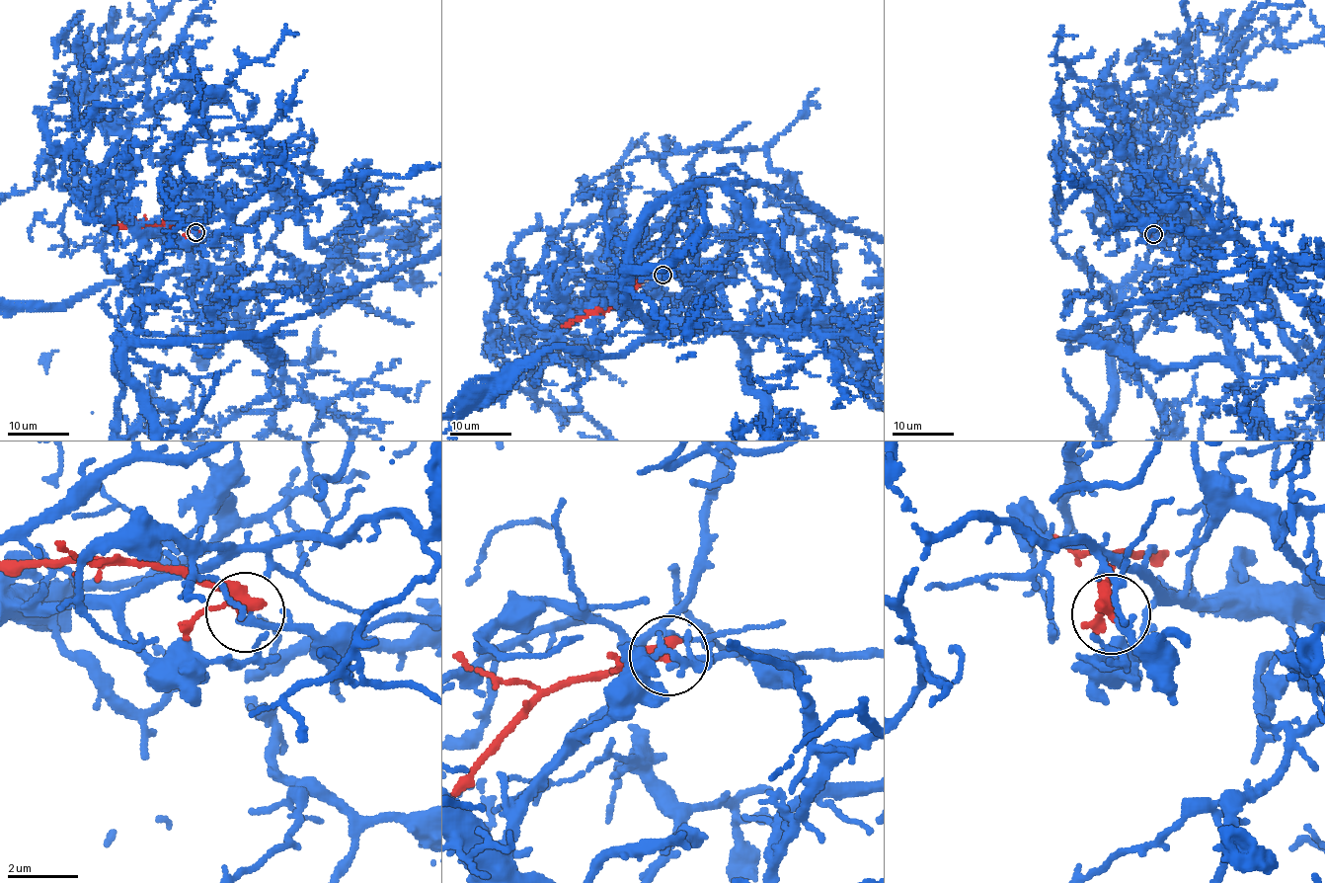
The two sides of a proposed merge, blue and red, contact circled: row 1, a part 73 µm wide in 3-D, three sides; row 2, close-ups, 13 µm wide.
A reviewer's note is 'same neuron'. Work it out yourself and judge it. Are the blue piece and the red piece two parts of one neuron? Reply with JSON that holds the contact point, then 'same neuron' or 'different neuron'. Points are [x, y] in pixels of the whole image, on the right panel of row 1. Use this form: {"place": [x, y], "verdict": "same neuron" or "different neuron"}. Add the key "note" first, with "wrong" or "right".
{"note": "wrong", "place": [1153, 234], "verdict": "different neuron"}

